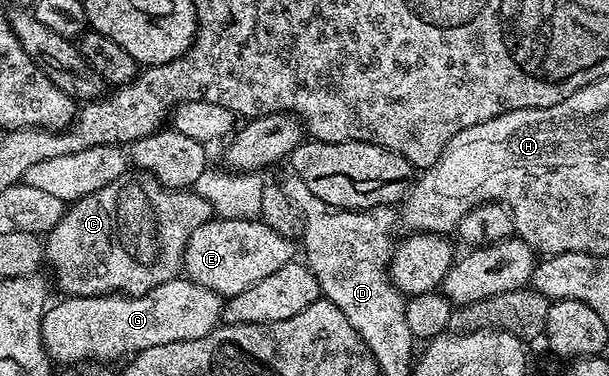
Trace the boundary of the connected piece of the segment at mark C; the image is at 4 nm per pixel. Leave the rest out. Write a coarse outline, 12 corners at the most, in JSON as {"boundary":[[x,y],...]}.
{"boundary":[[129,169],[44,240],[66,296],[178,278],[213,206]]}

